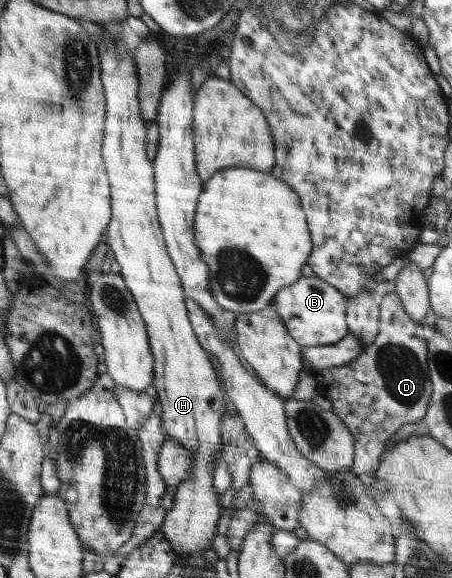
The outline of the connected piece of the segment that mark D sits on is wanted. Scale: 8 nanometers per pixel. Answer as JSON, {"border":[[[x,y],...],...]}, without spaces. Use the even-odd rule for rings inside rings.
{"border":[[[393,290],[387,293],[380,304],[379,334],[376,341],[364,349],[364,353],[352,362],[341,367],[310,371],[320,382],[320,397],[327,403],[336,416],[339,416],[348,431],[353,434],[355,443],[355,461],[349,468],[356,476],[371,476],[378,467],[385,452],[386,442],[400,428],[414,425],[423,420],[432,395],[431,381],[428,369],[428,328],[421,323],[415,323],[406,313]]]}

